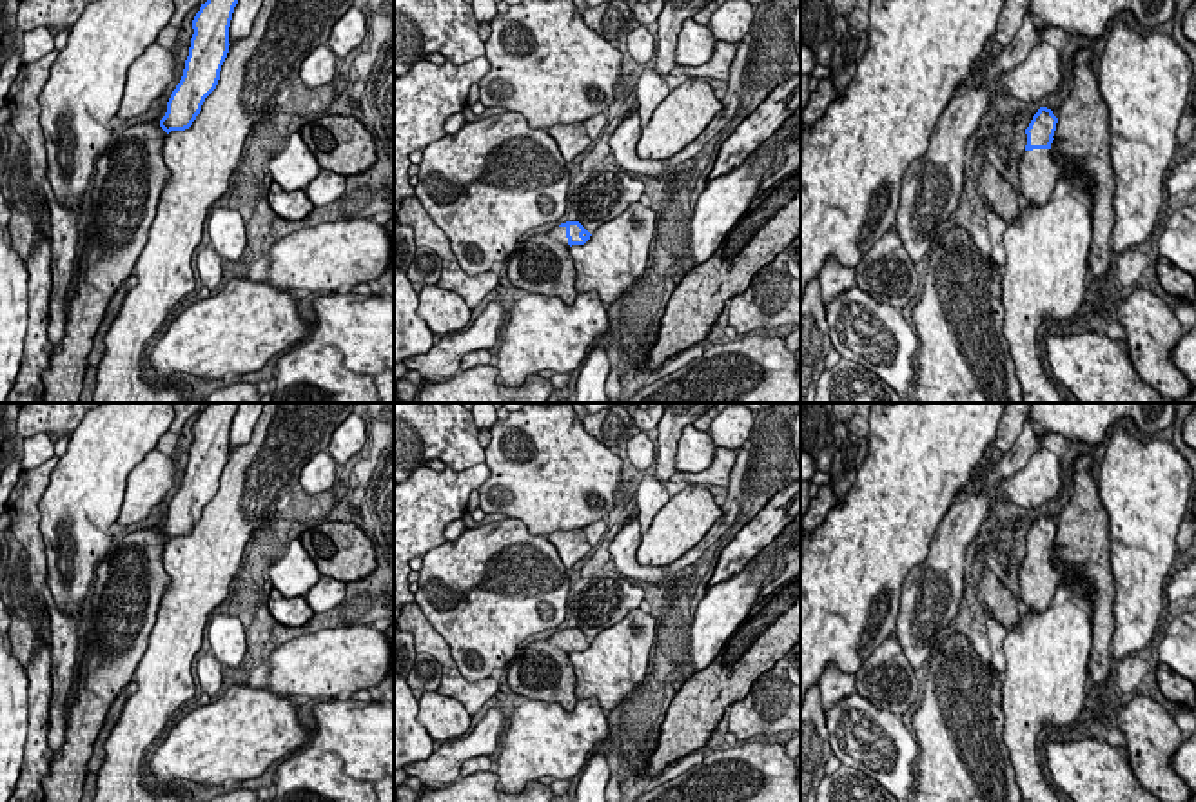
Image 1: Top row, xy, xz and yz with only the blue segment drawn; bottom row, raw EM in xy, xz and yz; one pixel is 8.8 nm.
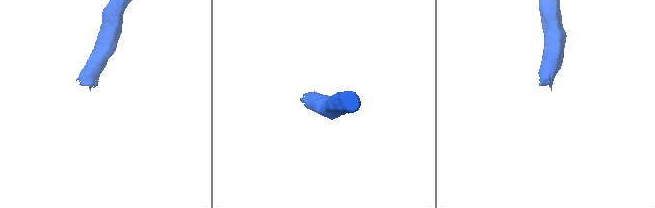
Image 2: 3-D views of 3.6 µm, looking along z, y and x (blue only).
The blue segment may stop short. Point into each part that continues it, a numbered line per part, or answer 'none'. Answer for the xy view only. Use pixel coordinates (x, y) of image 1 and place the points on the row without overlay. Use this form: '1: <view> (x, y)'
1: xy (127, 588)

